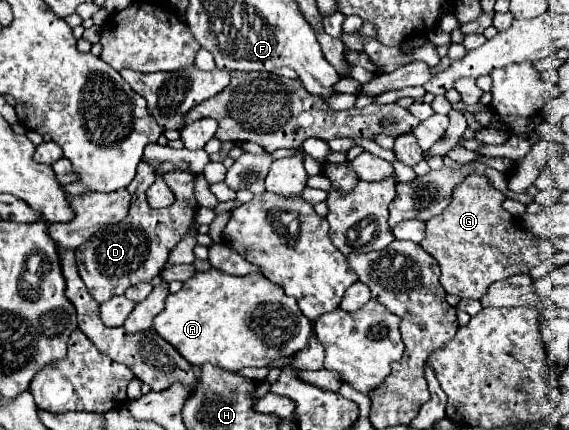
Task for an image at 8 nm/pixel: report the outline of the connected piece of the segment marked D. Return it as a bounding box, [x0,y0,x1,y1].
[75,162,197,328]

